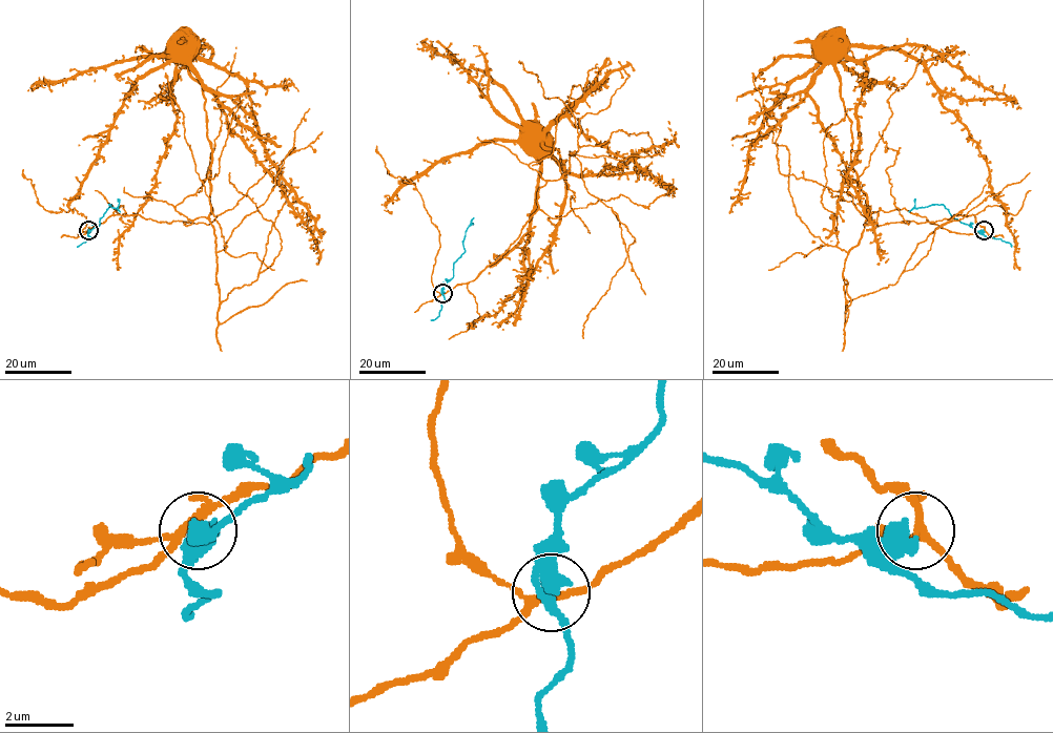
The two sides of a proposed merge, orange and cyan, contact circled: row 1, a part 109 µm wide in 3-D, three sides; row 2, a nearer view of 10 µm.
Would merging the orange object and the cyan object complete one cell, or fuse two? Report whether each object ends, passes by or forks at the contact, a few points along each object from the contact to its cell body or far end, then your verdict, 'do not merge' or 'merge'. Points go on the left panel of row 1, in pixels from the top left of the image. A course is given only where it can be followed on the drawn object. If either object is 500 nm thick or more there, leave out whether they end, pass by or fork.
orange via (89, 230), (119, 214), (189, 225), (211, 209), (211, 144), (203, 87), (190, 75), (187, 53), (173, 42) | cyan via (89, 231), (99, 225), (109, 205), (116, 209), (118, 199) | do not merge

